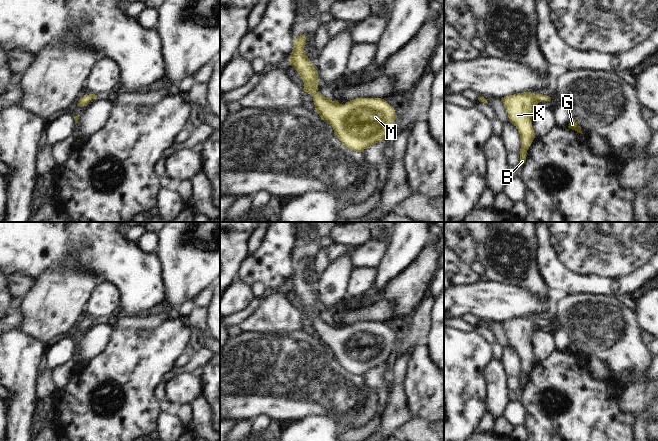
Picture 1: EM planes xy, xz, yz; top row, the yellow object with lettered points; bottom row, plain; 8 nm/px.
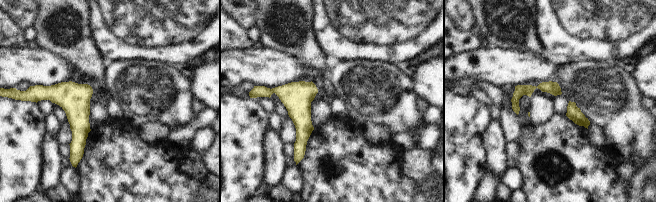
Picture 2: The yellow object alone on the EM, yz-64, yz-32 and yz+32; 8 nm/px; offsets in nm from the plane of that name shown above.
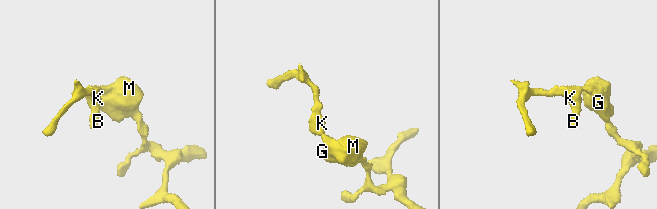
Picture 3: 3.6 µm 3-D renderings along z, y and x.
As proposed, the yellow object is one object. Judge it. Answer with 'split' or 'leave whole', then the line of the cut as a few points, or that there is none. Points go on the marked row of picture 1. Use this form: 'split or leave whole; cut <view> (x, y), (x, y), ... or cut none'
leave whole; cut none

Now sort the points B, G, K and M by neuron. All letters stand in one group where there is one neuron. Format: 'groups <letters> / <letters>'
groups B G K M

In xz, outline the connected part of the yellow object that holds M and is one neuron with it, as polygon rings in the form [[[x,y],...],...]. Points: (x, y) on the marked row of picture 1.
[[[298,36],[293,43],[289,62],[304,83],[304,91],[313,96],[315,112],[333,128],[341,143],[356,152],[385,140],[398,117],[395,109],[382,98],[356,98],[344,105],[317,92],[318,71],[308,59],[304,47],[306,37]]]

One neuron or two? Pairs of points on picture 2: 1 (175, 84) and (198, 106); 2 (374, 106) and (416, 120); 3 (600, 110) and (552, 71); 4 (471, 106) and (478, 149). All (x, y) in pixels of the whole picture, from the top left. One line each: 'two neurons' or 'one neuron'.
1: two neurons
2: one neuron
3: two neurons
4: one neuron

